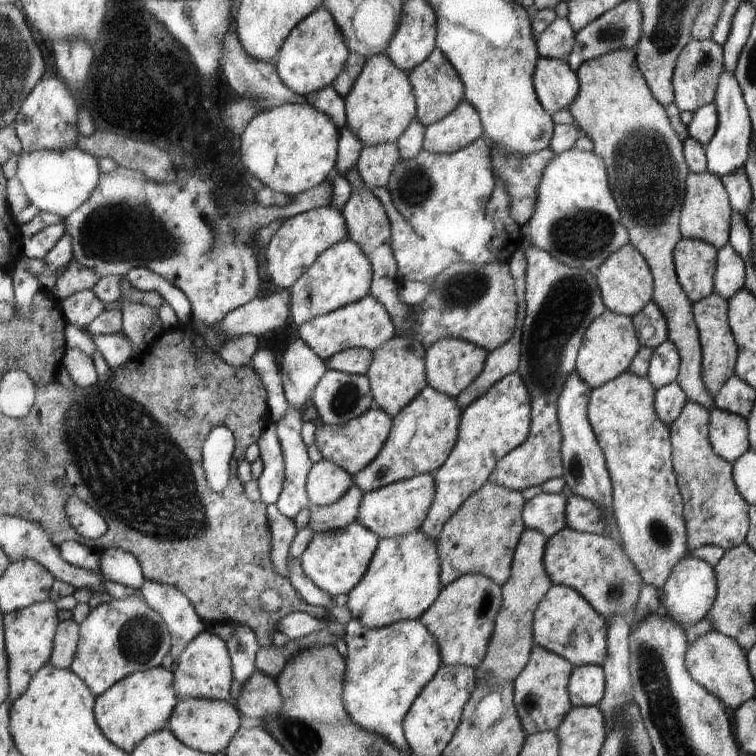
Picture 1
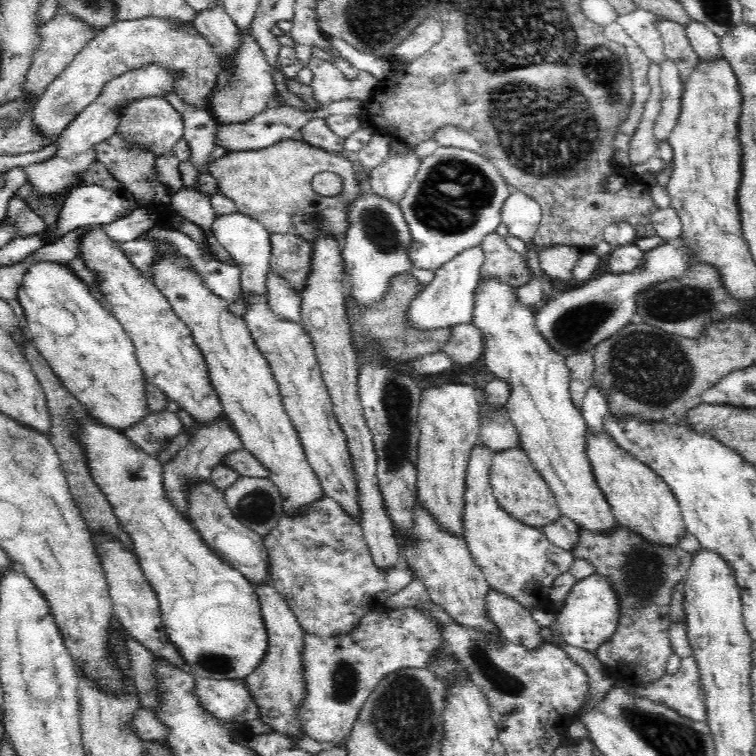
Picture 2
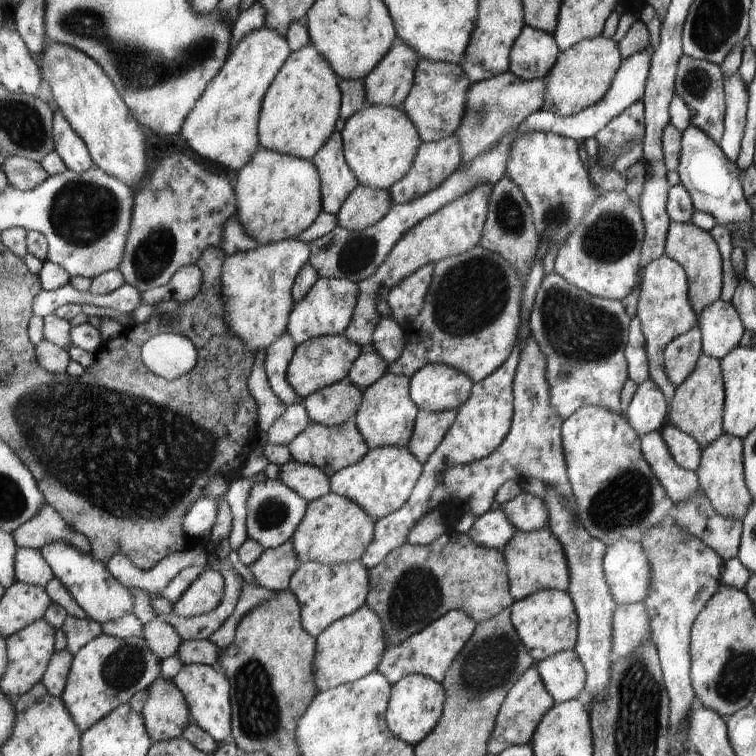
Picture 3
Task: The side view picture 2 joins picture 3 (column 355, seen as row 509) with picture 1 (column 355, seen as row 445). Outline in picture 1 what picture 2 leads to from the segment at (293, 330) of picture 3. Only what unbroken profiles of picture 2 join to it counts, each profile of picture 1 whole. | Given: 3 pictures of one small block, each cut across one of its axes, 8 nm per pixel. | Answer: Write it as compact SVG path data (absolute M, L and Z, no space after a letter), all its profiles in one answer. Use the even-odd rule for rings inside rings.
M345 238L326 250L305 276L289 290L291 292L292 323L296 326L311 322L372 294L373 267L367 254L351 238Z

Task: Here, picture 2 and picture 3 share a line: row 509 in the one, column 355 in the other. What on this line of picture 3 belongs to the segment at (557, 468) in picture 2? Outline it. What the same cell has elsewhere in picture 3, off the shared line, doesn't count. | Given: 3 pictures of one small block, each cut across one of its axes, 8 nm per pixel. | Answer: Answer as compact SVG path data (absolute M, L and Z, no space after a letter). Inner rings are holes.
M361 559L333 565L318 561L307 561L302 563L300 570L293 576L290 583L290 590L297 596L302 607L302 625L313 637L319 637L330 625L353 615L357 610L364 608L368 604L368 597L372 590L370 583L371 570Z

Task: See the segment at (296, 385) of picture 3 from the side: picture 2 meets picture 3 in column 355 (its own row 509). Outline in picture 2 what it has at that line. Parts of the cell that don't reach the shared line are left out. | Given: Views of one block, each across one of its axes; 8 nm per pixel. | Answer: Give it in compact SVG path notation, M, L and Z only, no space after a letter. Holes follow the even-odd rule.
M256 297L243 320L274 373L285 411L300 435L307 459L314 473L318 475L324 493L332 501L338 502L351 518L362 522L365 520L365 512L362 511L362 490L358 488L358 474L347 445L347 436L334 414L333 404L318 366L315 346L302 324L280 319L270 310L266 300L266 297Z

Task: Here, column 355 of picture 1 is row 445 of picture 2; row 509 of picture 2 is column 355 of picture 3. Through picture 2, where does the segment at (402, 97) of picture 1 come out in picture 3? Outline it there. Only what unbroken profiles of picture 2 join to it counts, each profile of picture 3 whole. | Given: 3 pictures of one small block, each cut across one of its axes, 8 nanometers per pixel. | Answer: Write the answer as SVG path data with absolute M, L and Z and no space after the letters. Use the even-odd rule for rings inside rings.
M368 104L367 108L346 121L341 134L347 163L359 183L377 189L390 190L400 182L412 169L422 144L420 132L412 119L399 108L390 105Z

